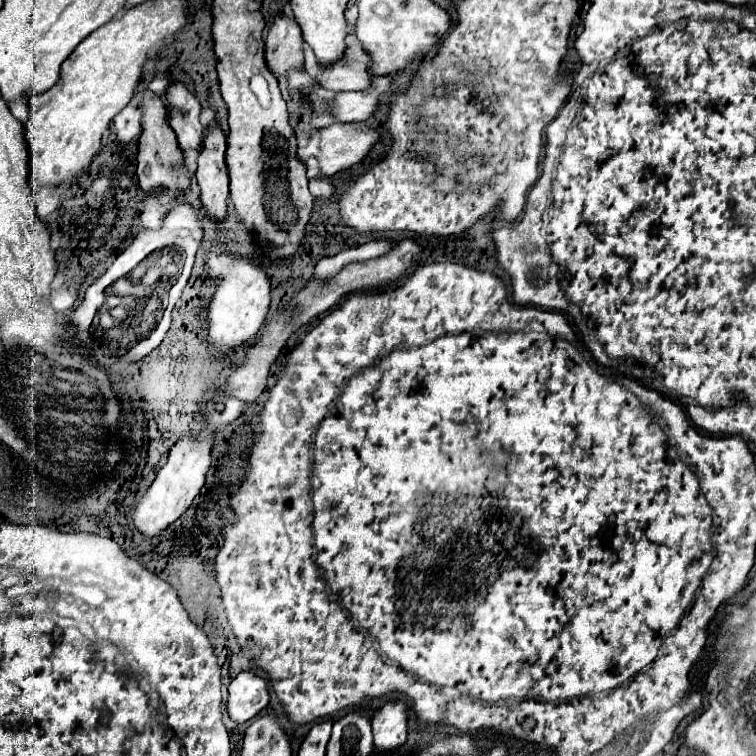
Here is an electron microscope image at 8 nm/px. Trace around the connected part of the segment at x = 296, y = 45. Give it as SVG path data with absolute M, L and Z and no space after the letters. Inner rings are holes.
M287 16L275 18L265 38L265 58L269 70L277 78L287 78L287 72L301 72L305 64L303 54L303 36L295 20Z

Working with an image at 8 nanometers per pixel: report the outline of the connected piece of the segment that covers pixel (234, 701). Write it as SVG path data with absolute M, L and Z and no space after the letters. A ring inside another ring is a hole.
M243 670L229 684L227 714L235 722L247 722L269 704L269 682L253 670Z

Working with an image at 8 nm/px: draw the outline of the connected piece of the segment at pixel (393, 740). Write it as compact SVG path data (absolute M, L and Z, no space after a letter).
M385 702L373 716L373 740L377 752L397 750L407 740L407 704Z

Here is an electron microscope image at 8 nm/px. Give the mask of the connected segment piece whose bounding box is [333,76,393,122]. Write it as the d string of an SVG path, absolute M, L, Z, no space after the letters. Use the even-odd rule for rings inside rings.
M375 76L373 86L361 92L339 92L335 98L333 114L339 122L363 122L371 118L379 106L381 96L389 90L393 78L391 76Z

